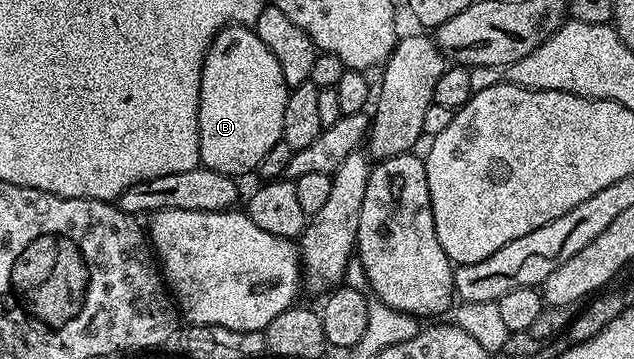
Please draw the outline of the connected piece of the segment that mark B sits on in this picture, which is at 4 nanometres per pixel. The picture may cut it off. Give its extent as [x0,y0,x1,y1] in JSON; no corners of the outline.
[198,24,288,178]

